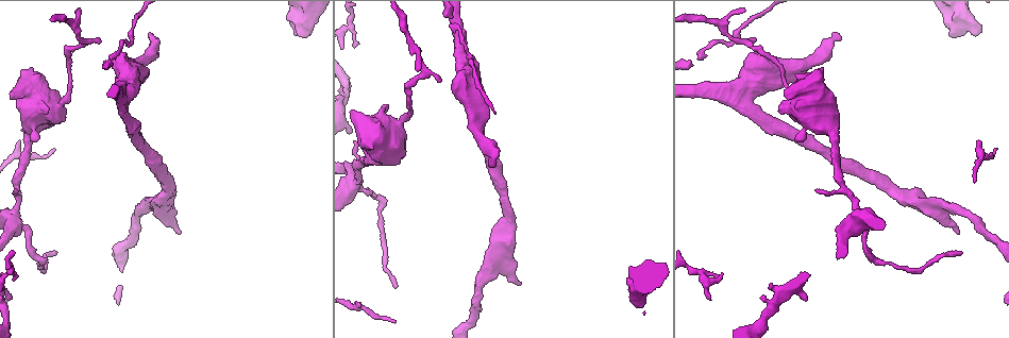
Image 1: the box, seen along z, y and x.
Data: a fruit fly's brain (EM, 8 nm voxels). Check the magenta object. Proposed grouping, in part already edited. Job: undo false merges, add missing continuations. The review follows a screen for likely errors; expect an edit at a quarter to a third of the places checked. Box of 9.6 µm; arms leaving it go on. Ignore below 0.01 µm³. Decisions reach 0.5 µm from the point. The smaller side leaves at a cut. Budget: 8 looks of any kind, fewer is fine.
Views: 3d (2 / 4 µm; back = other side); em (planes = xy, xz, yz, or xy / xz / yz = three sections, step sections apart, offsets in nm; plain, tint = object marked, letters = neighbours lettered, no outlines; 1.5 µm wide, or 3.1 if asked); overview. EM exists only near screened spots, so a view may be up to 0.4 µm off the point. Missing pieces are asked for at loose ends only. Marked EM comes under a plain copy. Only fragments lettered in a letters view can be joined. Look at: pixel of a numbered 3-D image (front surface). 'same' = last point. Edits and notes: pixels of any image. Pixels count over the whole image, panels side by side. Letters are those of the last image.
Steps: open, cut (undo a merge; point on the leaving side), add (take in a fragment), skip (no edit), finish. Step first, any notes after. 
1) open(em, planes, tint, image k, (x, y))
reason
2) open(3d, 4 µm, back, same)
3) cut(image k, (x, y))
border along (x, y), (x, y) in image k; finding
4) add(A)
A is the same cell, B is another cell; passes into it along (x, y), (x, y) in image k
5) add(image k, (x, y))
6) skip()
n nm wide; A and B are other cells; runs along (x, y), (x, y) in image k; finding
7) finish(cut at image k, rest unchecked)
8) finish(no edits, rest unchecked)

open(em, xy, step 8, tint, image 1, (128, 100))
three arms meet

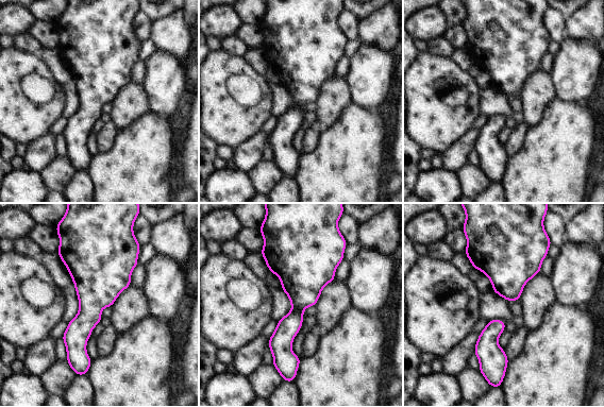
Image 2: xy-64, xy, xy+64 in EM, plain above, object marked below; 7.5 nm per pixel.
open(em, planes, tint, same)

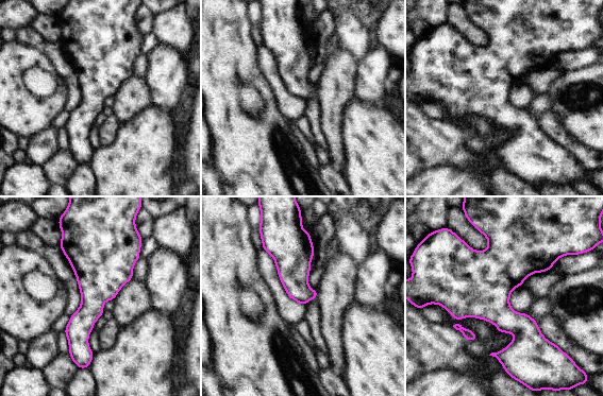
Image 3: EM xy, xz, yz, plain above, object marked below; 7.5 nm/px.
open(em, planes, letters, same)
see the neighbours

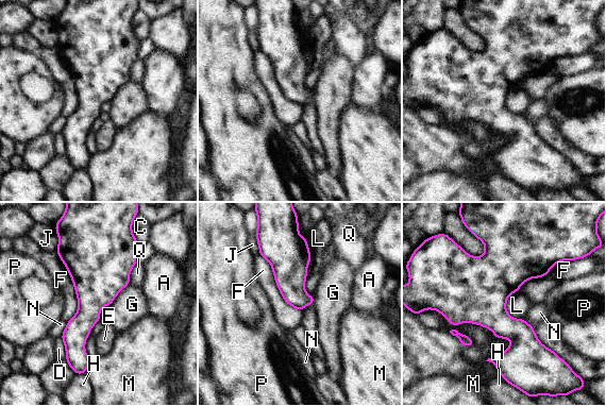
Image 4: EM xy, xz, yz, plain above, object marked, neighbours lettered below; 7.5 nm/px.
skip()
F touches over 550 nm; A, C, D, E, F, G, H, J, L, M, N, P and Q are other cells; one neuron here

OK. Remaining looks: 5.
open(3d, 4 µm, image 1, (754, 40))
tapers out

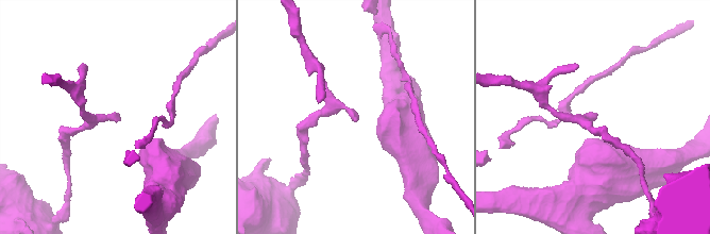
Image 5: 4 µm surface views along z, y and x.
open(em, xy, step 4, letters, image 5, (116, 115))

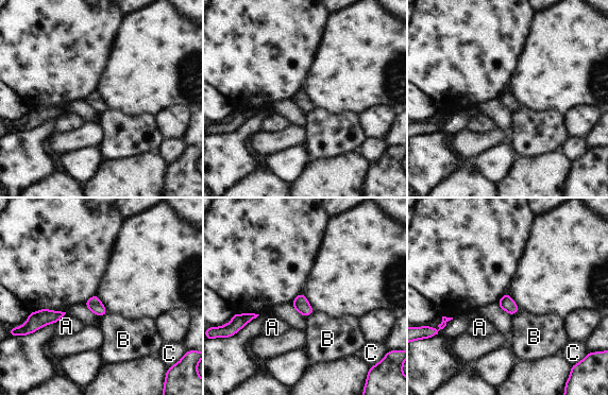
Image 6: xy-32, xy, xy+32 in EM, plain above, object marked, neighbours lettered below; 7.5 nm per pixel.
skip()
A, B and C are other cells; border along (291, 303), (305, 318) in image 6; no lettered fragment goes on from it

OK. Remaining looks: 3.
open(em, planes, letters, image 1, (178, 233))
branch stops here

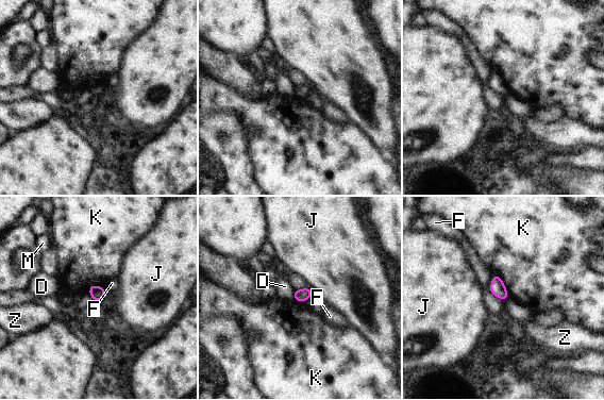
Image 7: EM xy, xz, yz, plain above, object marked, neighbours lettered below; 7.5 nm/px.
skip()
D, F, J, K, M and Z are other cells; border along (91, 298), (99, 302) in image 7; no lettered fragment goes on from it

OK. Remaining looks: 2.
finish(no edits, rest unchecked)

